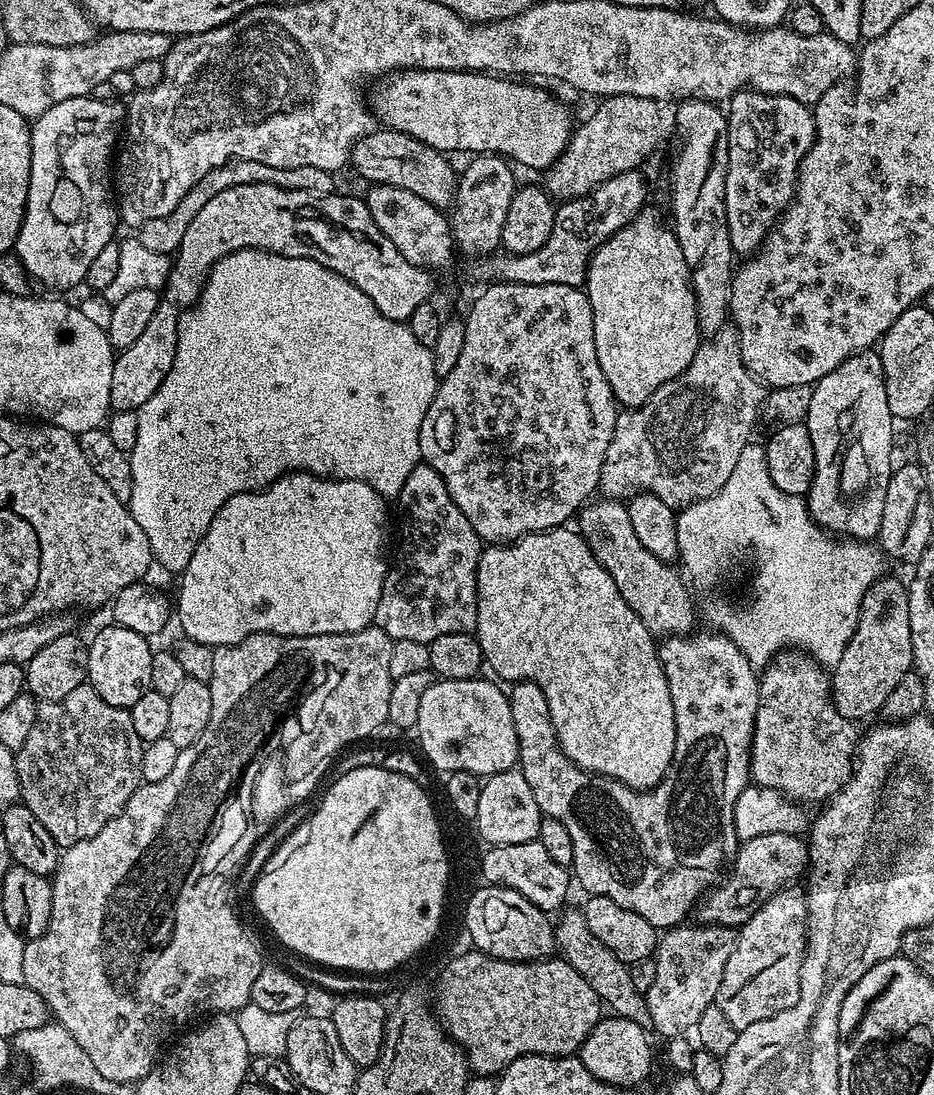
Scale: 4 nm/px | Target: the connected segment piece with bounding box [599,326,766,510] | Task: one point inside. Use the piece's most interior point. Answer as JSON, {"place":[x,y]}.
{"place":[681,445]}

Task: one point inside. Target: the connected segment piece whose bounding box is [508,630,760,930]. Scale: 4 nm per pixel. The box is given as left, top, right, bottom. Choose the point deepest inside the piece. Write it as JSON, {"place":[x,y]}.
{"place":[656,851]}

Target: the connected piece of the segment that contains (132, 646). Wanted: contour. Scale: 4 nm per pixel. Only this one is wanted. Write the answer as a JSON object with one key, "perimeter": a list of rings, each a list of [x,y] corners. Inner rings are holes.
{"perimeter":[[[113,623],[112,628],[104,628],[88,644],[88,678],[86,683],[98,690],[98,698],[102,702],[110,702],[110,706],[132,708],[142,694],[146,694],[152,686],[150,682],[150,662],[154,651],[149,637],[134,634],[134,630],[126,630],[122,625]]]}

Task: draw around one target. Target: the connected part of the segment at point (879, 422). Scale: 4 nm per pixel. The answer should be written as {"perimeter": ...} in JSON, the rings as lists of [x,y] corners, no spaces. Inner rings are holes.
{"perimeter":[[[869,350],[852,356],[842,366],[830,370],[812,390],[807,418],[810,442],[814,446],[814,478],[808,488],[808,513],[821,528],[844,538],[871,541],[879,537],[882,506],[886,506],[886,486],[894,471],[892,464],[892,423],[894,417],[883,381],[879,351]]]}

